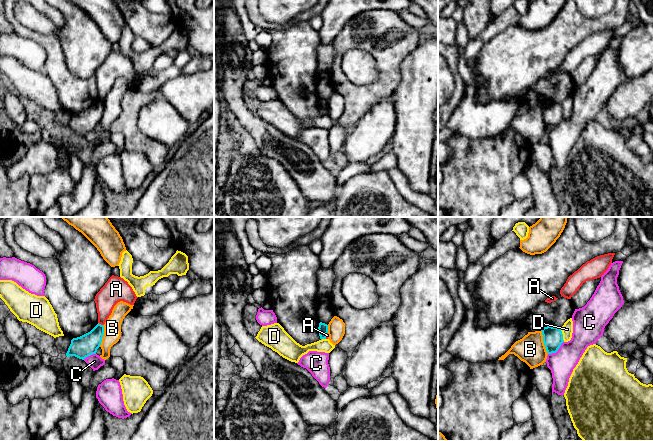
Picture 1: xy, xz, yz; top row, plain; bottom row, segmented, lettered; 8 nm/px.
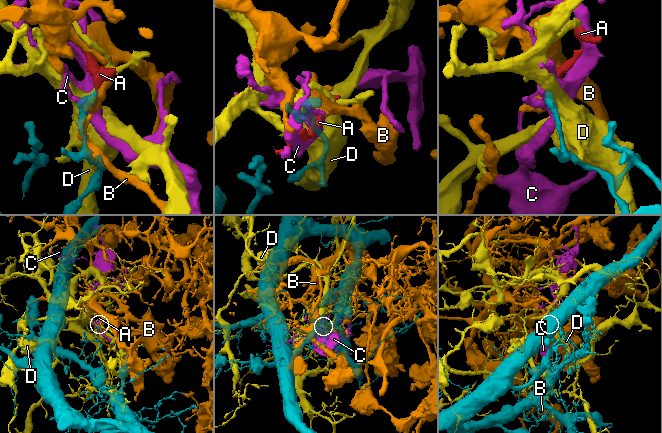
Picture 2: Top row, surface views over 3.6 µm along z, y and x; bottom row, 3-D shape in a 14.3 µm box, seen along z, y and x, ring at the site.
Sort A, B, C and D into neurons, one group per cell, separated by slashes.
A / B / C / D

